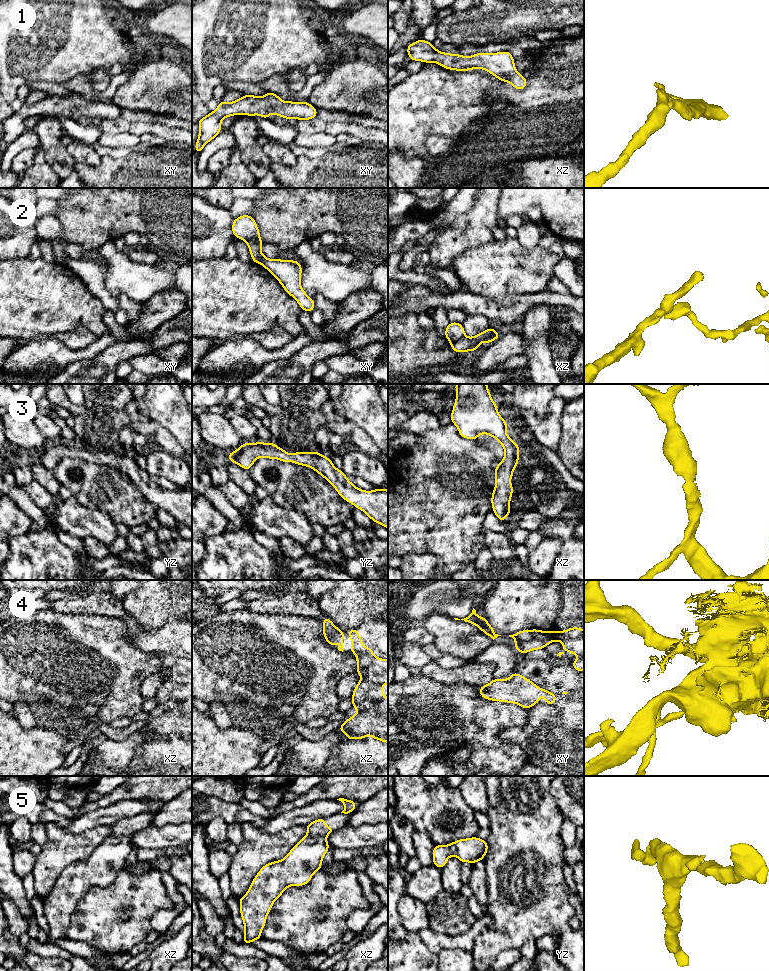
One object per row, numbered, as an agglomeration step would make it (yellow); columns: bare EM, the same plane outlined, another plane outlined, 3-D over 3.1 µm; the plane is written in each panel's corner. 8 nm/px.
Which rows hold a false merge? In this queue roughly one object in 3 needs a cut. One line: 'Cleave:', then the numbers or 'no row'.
Cleave: 2, 4

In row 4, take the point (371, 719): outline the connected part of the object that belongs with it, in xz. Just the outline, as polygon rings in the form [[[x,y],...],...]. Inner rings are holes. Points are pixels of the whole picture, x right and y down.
[[[355,652],[356,672],[361,676],[352,694],[352,708],[358,712],[348,718],[337,729],[346,734],[348,740],[361,739],[367,735],[373,739],[388,743],[388,697],[383,696],[383,686],[388,683],[388,659],[383,660],[373,653]]]

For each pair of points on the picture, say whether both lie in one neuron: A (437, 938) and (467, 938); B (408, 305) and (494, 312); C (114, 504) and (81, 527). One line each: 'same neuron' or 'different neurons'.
A: same neuron
B: same neuron
C: different neurons

